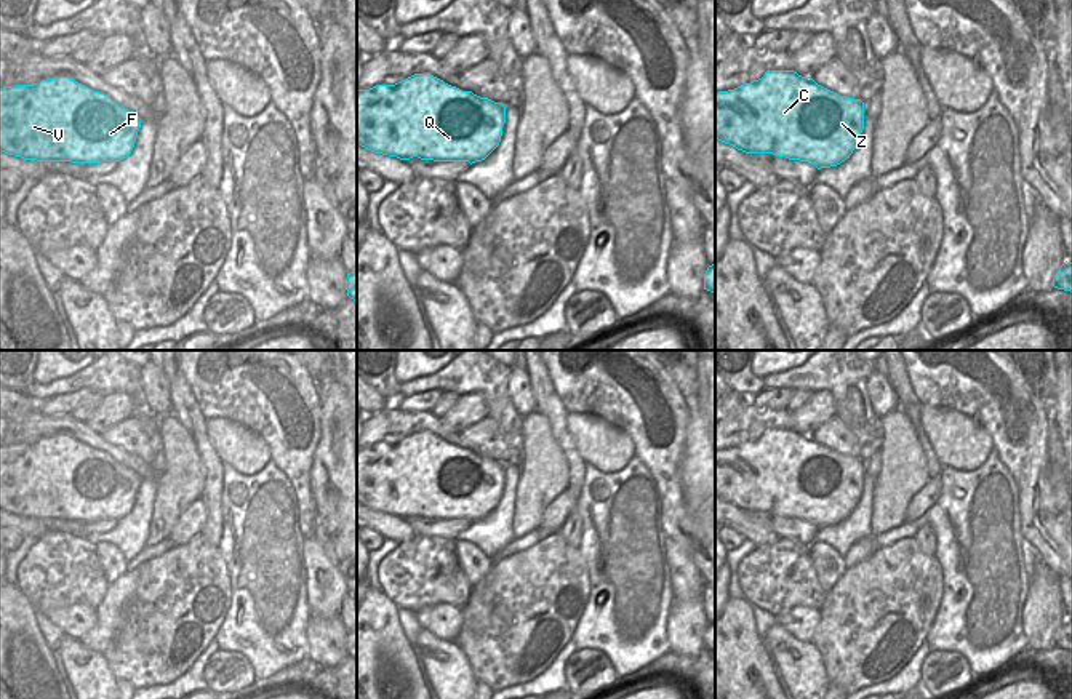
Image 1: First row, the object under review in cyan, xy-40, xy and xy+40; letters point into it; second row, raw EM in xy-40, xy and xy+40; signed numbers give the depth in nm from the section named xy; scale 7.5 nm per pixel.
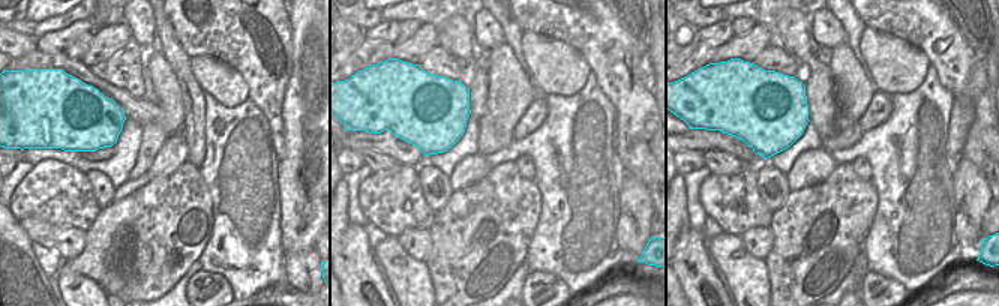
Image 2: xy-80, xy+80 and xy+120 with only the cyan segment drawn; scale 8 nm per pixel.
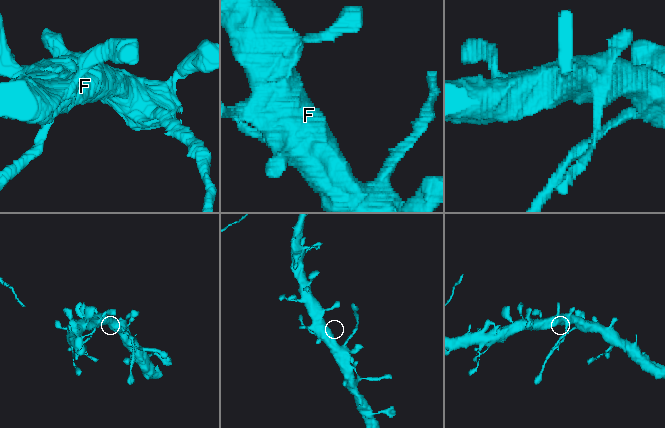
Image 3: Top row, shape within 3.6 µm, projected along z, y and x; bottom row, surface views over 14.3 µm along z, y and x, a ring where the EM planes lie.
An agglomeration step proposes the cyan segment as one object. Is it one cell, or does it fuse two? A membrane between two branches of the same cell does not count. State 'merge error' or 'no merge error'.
no merge error

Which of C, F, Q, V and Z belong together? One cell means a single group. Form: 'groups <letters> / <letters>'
groups C F Q V Z

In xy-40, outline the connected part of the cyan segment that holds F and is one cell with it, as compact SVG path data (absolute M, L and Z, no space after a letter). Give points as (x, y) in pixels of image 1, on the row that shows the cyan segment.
M74 78L0 88L0 150L37 162L126 158L141 118Z

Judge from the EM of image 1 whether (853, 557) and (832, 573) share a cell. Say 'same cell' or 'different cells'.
different cells

